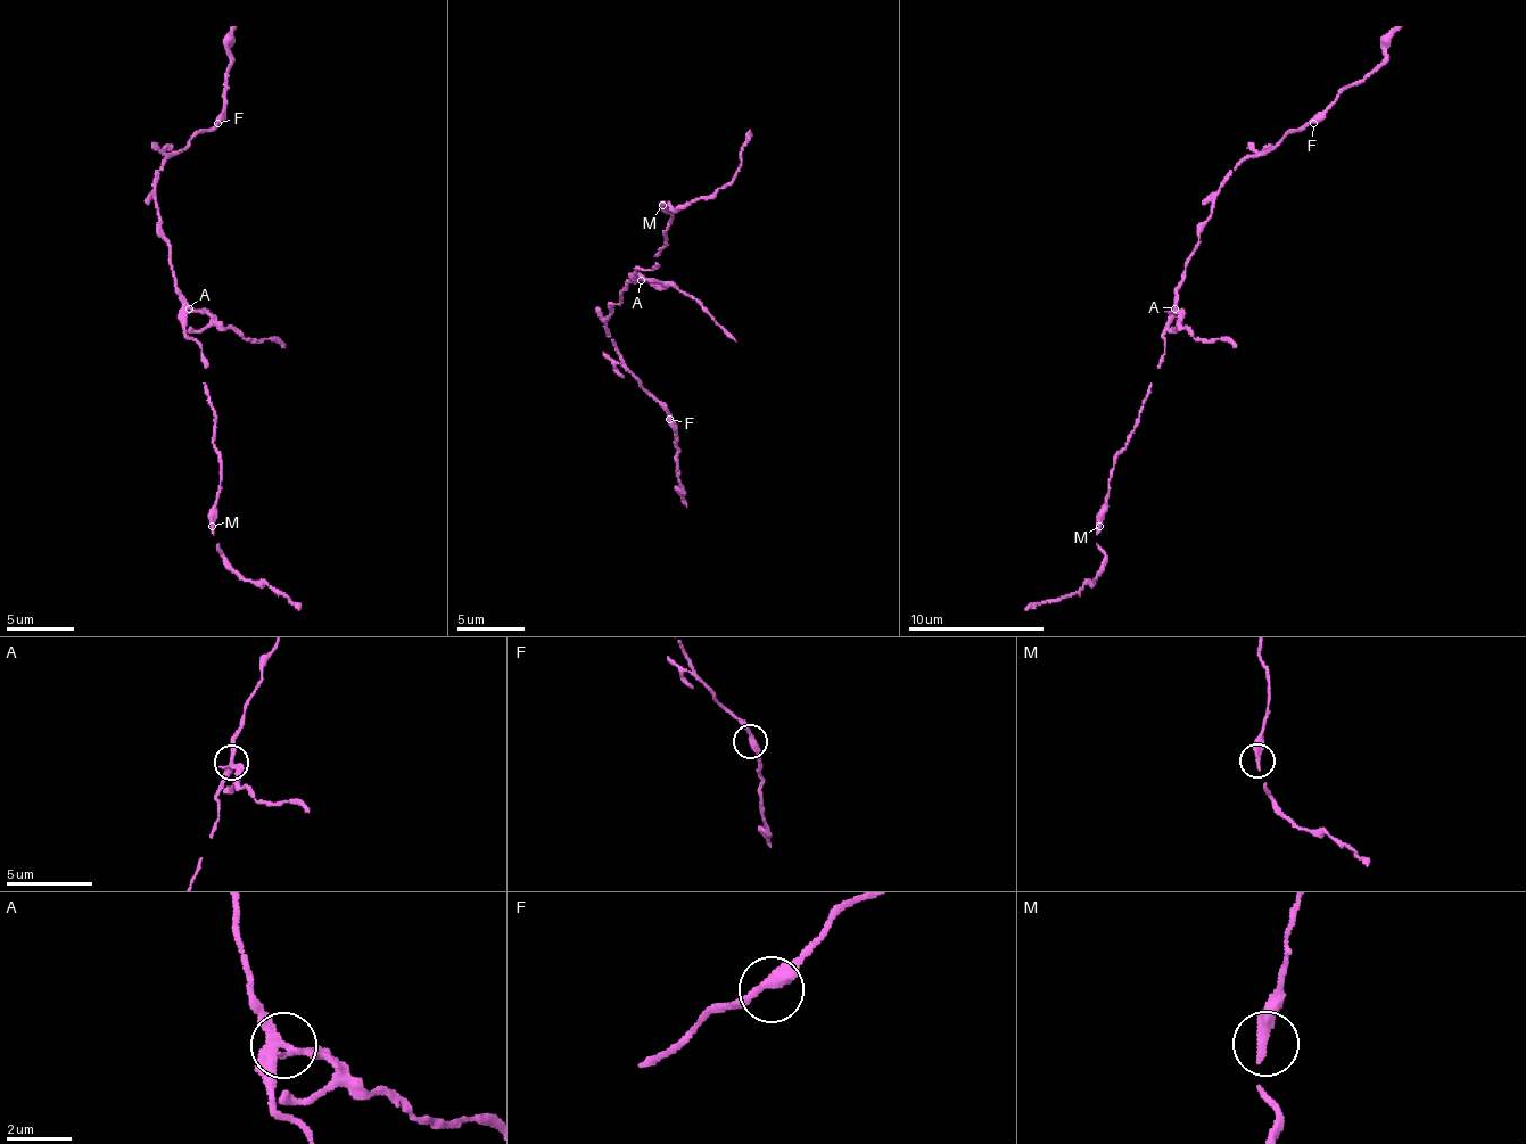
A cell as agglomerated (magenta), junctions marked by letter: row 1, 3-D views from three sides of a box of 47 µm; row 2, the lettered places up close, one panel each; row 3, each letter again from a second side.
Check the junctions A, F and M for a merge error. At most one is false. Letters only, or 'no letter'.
A

